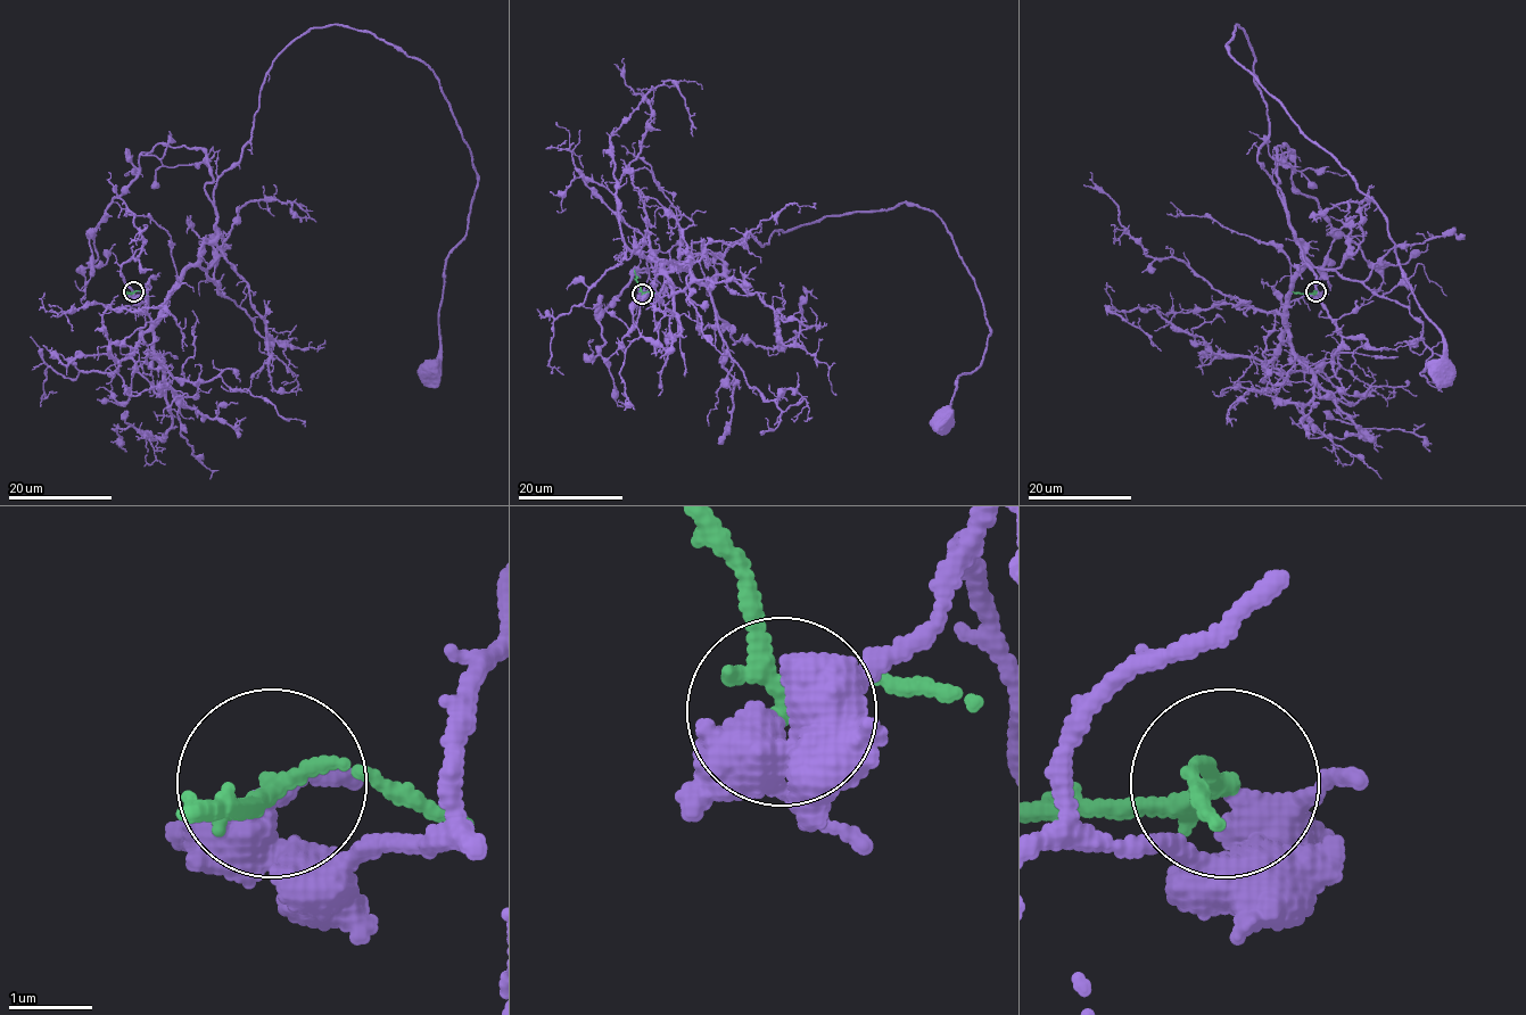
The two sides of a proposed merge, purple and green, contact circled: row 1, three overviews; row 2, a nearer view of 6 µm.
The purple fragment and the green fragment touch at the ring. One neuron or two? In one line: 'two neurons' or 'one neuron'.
two neurons

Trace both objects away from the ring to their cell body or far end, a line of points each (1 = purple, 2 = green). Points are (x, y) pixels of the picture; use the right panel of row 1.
1: (1317, 291), (1283, 321), (1304, 262), (1237, 24), (1227, 50), (1385, 217), (1438, 371)
2: (1317, 291), (1292, 291)

